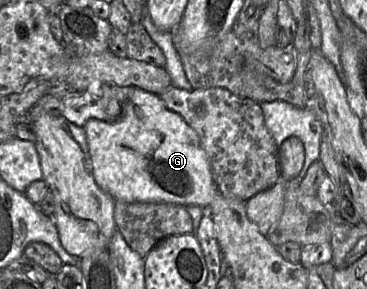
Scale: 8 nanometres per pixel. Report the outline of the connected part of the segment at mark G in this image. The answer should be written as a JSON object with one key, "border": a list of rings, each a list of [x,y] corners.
{"border":[[[135,88],[115,120],[92,118],[83,128],[89,149],[89,170],[97,185],[115,201],[163,202],[209,208],[218,193],[209,157],[198,134],[178,113],[168,109],[159,95]]]}

